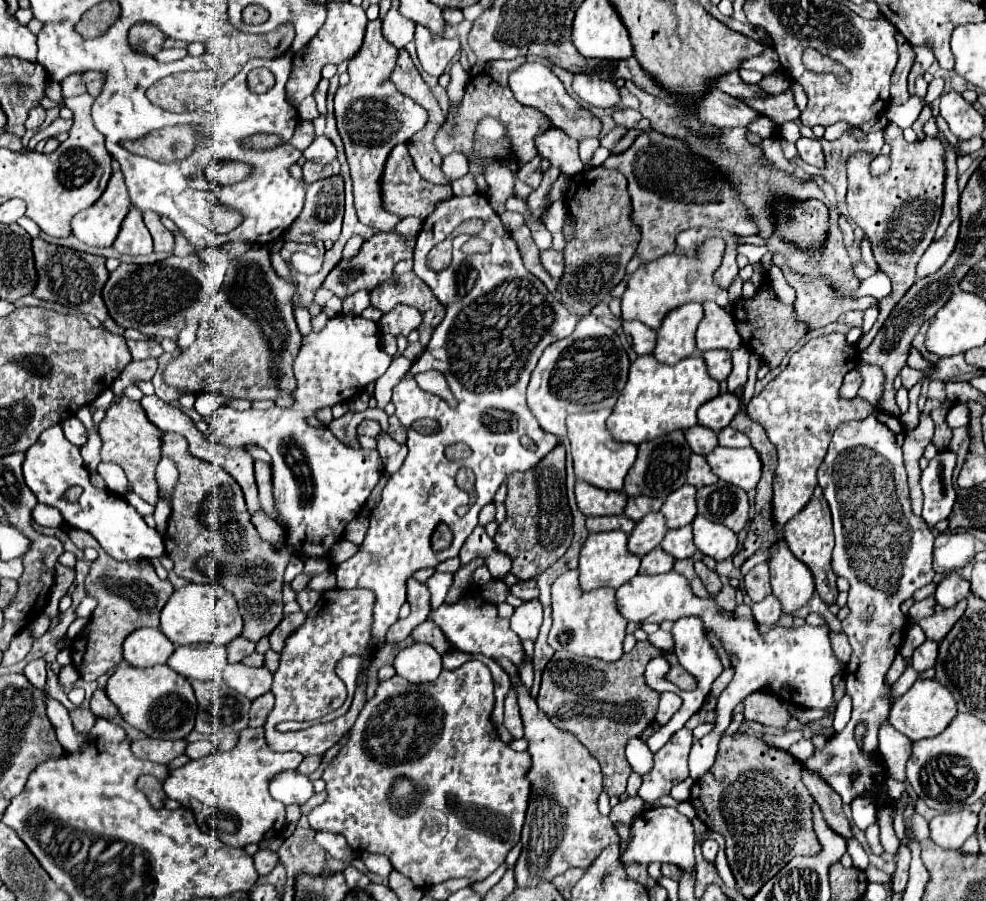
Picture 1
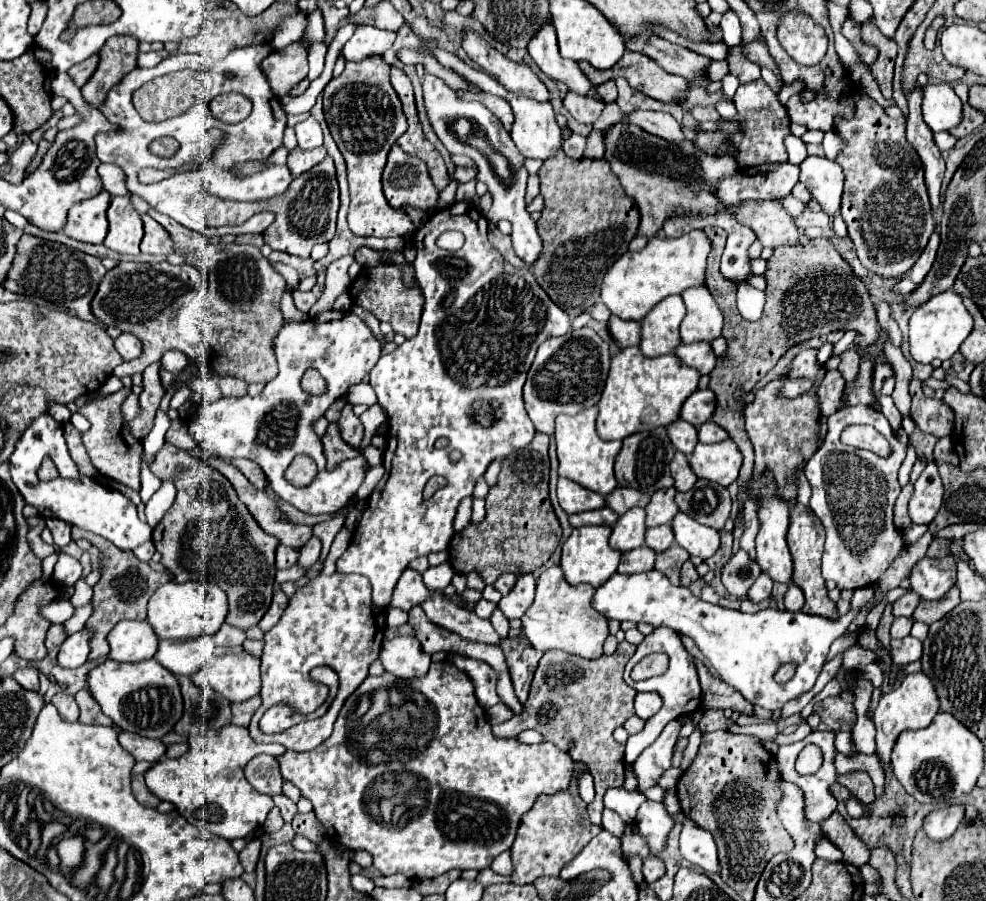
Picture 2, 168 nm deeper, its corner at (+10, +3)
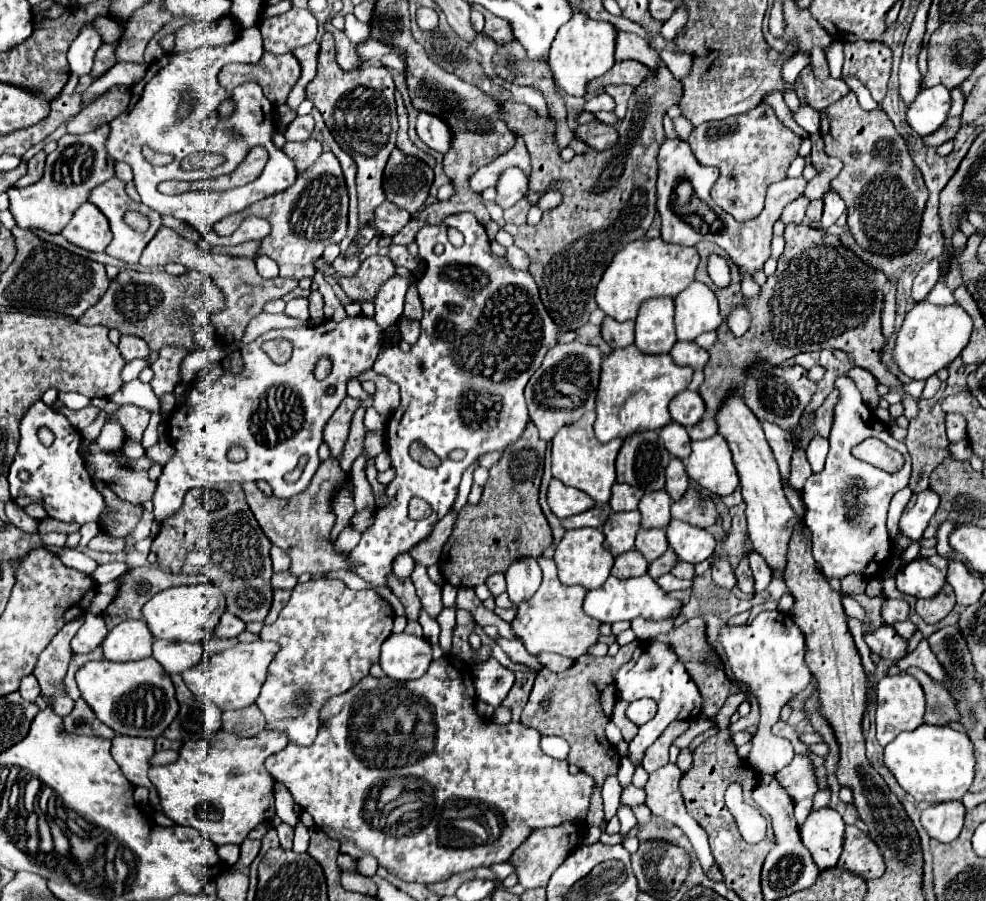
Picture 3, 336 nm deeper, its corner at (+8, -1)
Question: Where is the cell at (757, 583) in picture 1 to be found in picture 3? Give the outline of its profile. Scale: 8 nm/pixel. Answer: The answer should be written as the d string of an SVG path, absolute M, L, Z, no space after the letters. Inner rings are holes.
M718 558L718 560L712 562L712 580L716 584L720 584L722 588L728 588L728 590L732 590L732 588L738 586L734 568L726 560L722 560L722 558Z

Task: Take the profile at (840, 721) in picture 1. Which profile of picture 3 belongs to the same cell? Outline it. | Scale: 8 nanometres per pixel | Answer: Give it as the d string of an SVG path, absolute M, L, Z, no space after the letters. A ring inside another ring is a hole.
M926 638L920 640L920 644L916 646L914 652L910 652L908 656L899 660L897 666L901 672L905 672L908 667L912 666L922 668L936 682L940 682L944 678L944 674L940 670L940 662L936 662L936 656L930 652L930 646L928 646Z

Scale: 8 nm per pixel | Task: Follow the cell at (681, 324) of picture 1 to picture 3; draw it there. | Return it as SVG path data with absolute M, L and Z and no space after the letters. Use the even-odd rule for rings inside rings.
M654 298L652 302L644 302L636 318L636 342L634 344L638 344L638 350L644 354L668 354L676 342L678 338L676 338L676 328L674 328L674 300Z

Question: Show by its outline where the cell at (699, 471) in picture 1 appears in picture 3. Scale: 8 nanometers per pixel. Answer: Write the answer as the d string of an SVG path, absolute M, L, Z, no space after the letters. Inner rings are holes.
M672 458L666 470L666 490L674 500L680 500L684 496L684 492L688 490L688 474L684 470L682 460Z

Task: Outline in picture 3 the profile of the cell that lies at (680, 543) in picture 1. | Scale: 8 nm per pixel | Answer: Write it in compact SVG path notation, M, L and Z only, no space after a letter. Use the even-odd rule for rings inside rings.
M640 530L636 536L636 550L642 552L642 556L652 562L660 558L668 550L668 540L664 530Z

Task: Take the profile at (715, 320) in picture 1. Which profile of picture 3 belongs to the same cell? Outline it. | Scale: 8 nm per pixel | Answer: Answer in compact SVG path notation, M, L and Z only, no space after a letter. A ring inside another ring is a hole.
M692 282L688 290L674 298L678 340L694 340L704 332L718 330L722 316L716 294L702 282Z

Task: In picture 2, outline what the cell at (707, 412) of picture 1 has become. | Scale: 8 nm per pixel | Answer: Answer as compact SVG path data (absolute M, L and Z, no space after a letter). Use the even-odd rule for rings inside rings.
M696 390L682 404L680 418L690 422L692 426L700 426L712 418L714 406L716 406L716 398L712 390Z

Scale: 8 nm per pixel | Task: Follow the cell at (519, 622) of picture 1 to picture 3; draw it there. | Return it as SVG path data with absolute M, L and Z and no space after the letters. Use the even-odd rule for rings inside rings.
M522 558L520 562L514 562L508 572L506 572L506 582L508 582L508 596L518 608L522 602L526 602L540 586L542 582L542 570L536 560L532 558Z

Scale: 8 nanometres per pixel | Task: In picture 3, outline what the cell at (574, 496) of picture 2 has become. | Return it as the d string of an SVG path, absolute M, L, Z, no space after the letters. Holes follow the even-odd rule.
M560 480L550 482L548 504L558 518L568 518L596 506L596 502L592 502L592 498L586 492L578 488L568 488Z

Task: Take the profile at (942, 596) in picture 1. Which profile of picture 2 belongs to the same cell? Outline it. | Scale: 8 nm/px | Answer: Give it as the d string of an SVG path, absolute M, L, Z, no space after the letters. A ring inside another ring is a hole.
M954 556L922 558L910 570L910 588L920 594L922 600L940 600L956 582Z

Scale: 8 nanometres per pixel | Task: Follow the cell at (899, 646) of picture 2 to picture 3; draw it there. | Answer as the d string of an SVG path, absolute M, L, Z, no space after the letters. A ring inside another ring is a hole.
M880 626L874 634L868 634L864 640L874 654L892 662L898 662L908 654L908 640L898 636L892 626Z

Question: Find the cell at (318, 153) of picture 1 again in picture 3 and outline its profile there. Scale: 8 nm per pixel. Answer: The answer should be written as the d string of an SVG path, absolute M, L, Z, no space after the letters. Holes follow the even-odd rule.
M308 114L308 116L296 116L288 124L284 136L286 136L286 140L304 142L304 140L308 140L312 136L312 132L314 132L314 118Z

